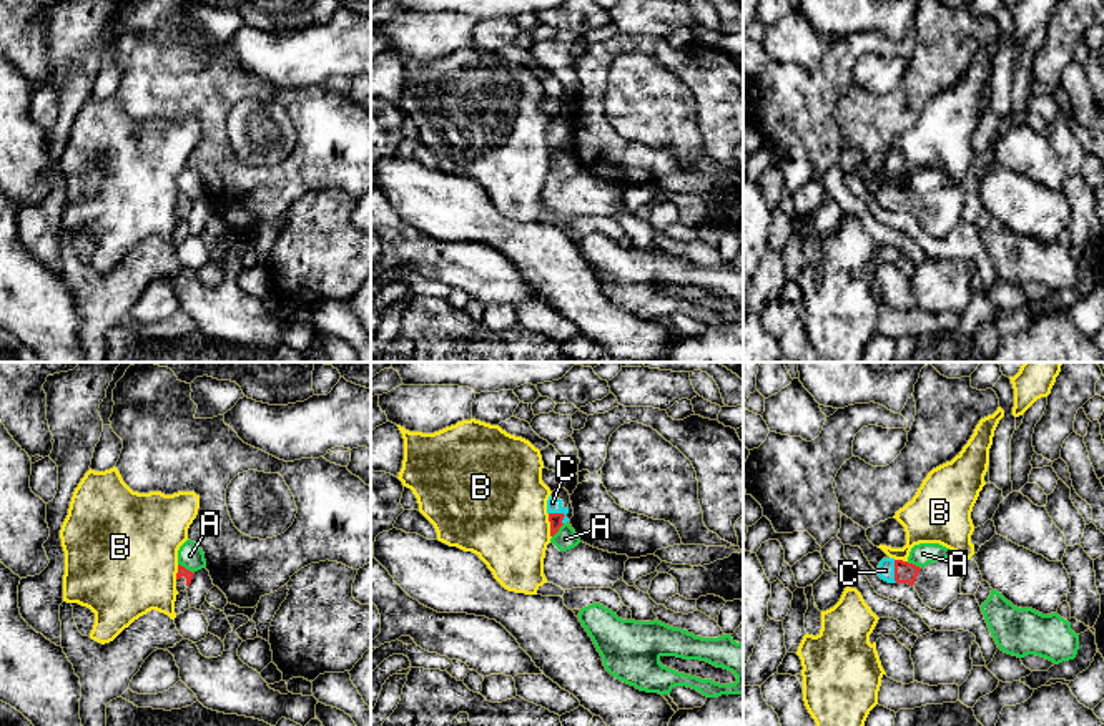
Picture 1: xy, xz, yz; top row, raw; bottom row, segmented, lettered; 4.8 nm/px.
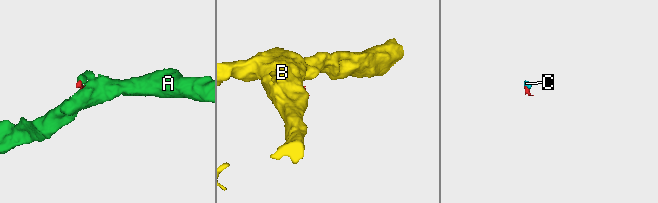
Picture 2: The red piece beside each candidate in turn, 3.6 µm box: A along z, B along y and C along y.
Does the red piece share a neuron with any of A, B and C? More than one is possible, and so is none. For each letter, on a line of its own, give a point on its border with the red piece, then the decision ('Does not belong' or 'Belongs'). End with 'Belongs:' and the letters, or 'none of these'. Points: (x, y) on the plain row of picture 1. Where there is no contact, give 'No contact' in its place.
A: Touches red at xy (185, 196). Does not belong
B: Touches red at xz (551, 153). Does not belong
C: Touches red at xz (561, 142). Belongs
Belongs: C

